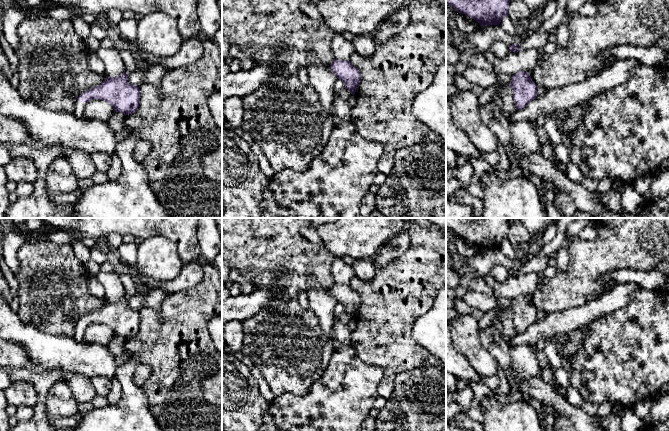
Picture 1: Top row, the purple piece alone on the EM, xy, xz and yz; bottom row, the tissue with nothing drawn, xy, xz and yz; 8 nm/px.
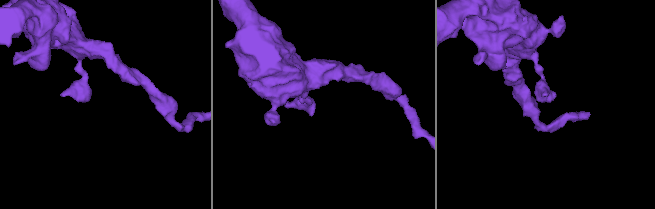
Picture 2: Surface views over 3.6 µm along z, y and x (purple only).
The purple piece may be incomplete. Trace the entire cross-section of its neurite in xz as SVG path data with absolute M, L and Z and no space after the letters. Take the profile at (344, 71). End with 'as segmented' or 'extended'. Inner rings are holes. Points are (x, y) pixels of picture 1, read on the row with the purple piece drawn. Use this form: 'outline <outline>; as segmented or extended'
outline M334 59L330 67L336 77L344 83L344 88L354 95L361 81L360 71L351 65L350 60L342 61Z; as segmented

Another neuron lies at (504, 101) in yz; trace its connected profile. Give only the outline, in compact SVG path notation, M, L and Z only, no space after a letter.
M503 85L493 101L480 108L480 116L484 124L489 125L495 109L505 114L512 114L515 110L513 91L509 85Z

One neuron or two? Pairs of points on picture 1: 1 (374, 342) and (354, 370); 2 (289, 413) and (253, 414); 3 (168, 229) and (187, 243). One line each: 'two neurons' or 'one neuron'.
1: two neurons
2: two neurons
3: one neuron

